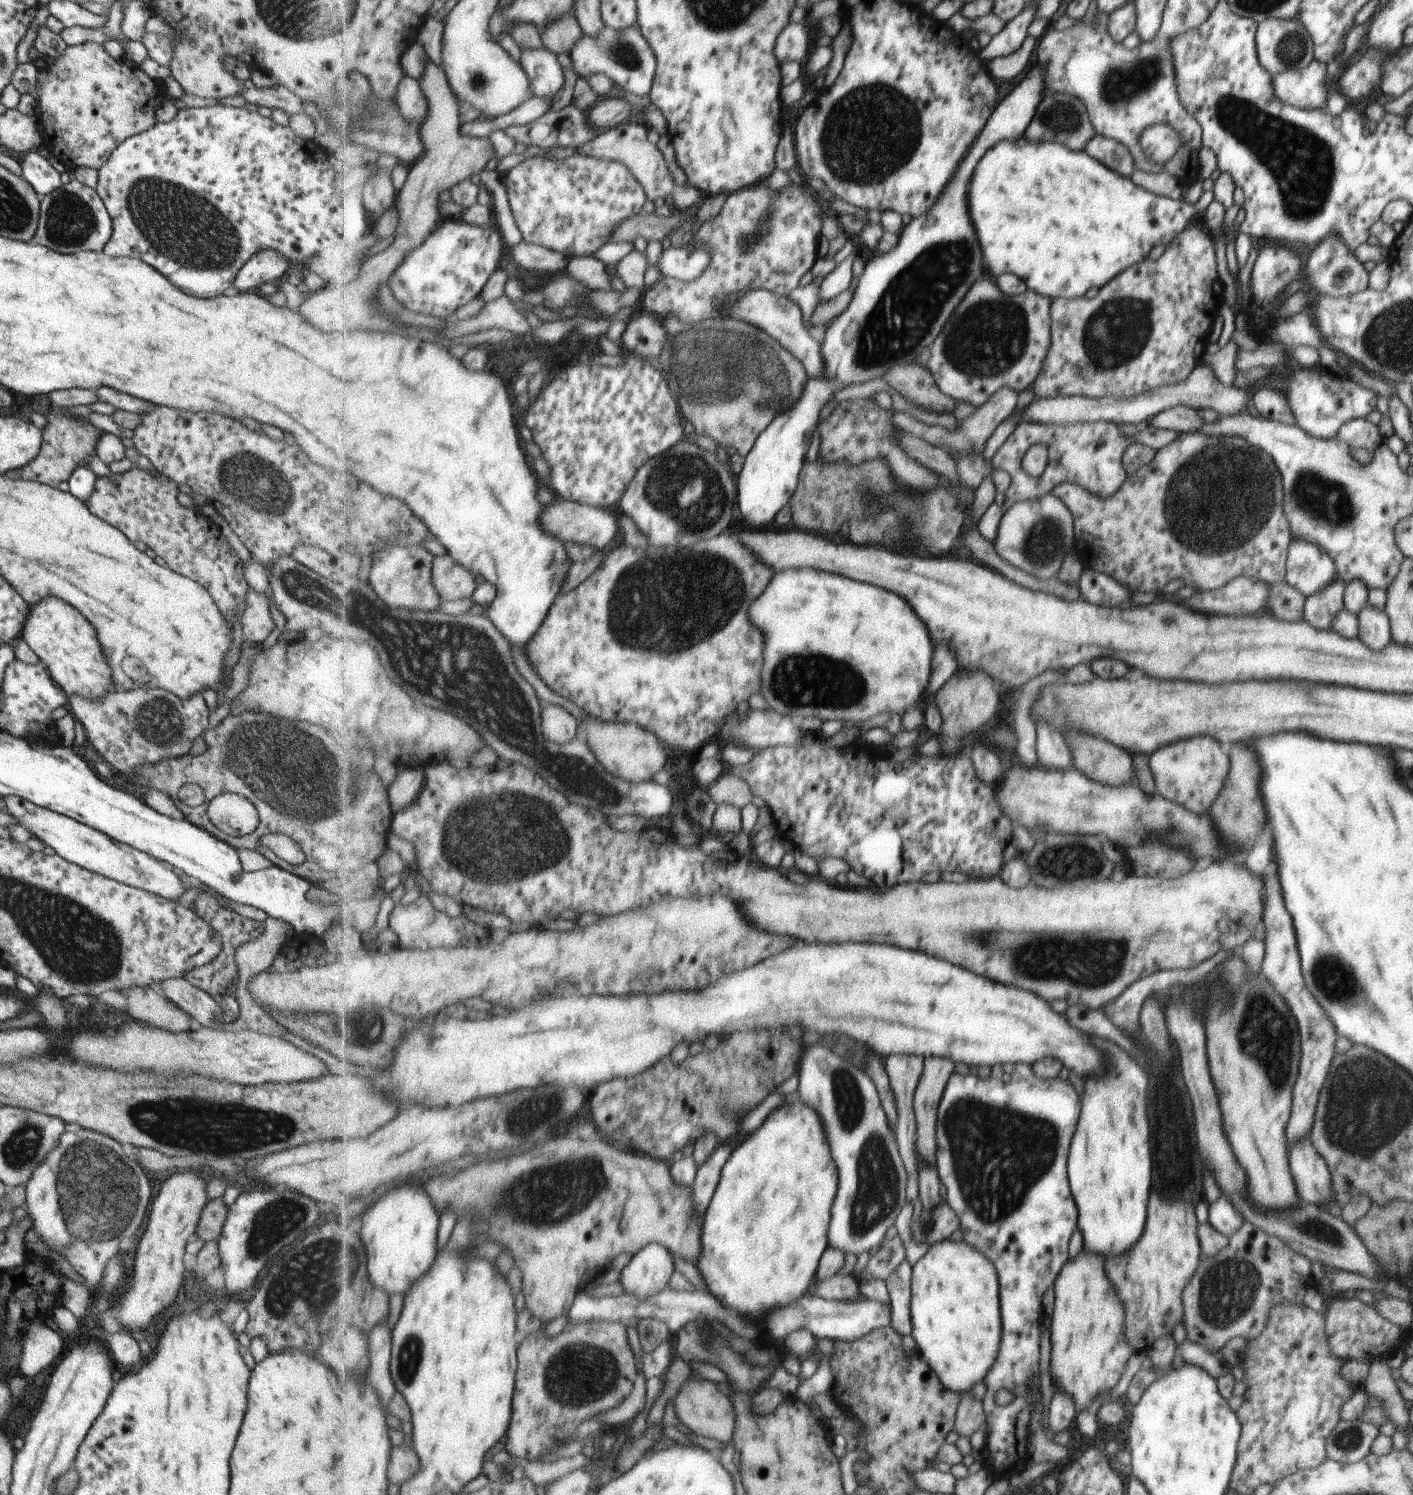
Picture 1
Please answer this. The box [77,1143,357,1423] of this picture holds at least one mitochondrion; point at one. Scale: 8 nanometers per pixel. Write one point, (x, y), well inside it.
(320, 1254)

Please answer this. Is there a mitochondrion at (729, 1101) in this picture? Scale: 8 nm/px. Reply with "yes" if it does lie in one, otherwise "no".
yes

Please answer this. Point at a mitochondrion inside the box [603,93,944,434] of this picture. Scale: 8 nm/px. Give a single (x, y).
(719, 365)

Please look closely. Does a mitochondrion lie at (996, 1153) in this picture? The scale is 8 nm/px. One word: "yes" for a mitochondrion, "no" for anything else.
yes

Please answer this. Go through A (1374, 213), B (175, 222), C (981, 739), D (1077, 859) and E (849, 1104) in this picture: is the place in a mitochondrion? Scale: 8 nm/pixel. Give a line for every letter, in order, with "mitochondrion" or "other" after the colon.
A: other
B: mitochondrion
C: other
D: mitochondrion
E: mitochondrion

